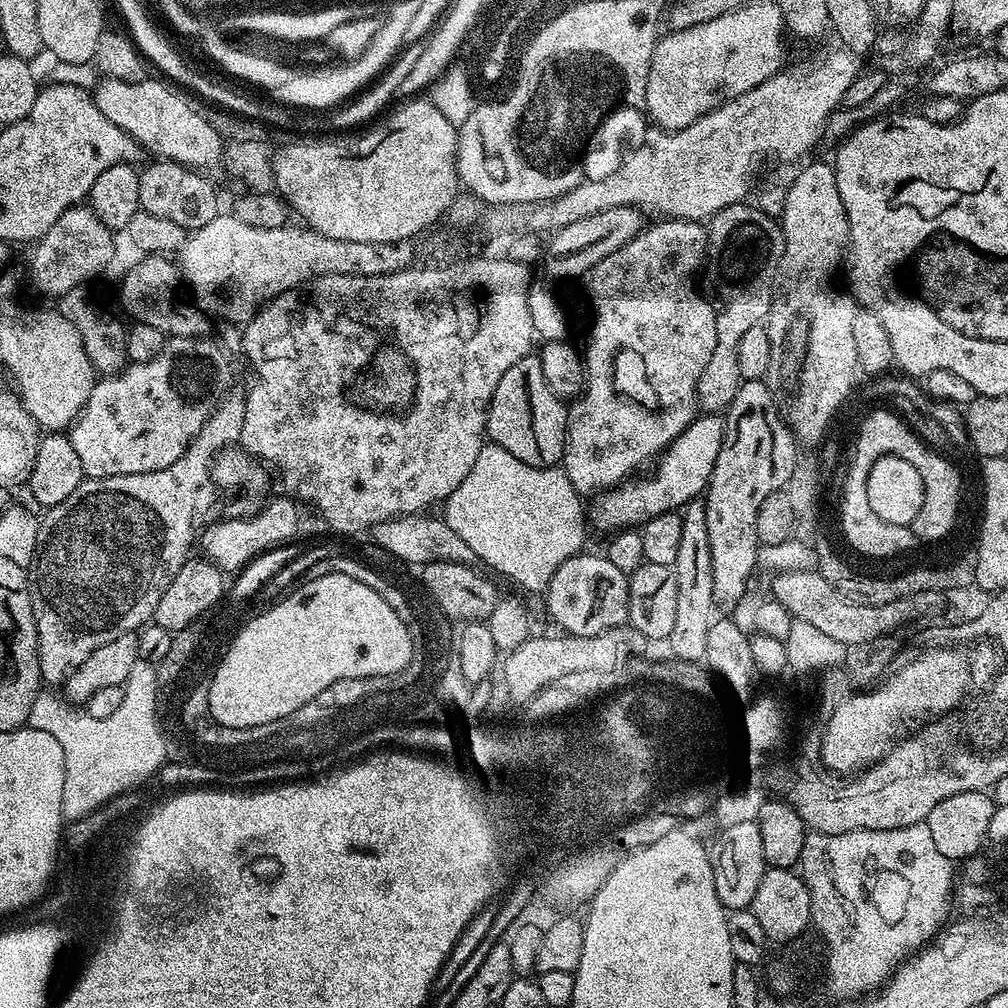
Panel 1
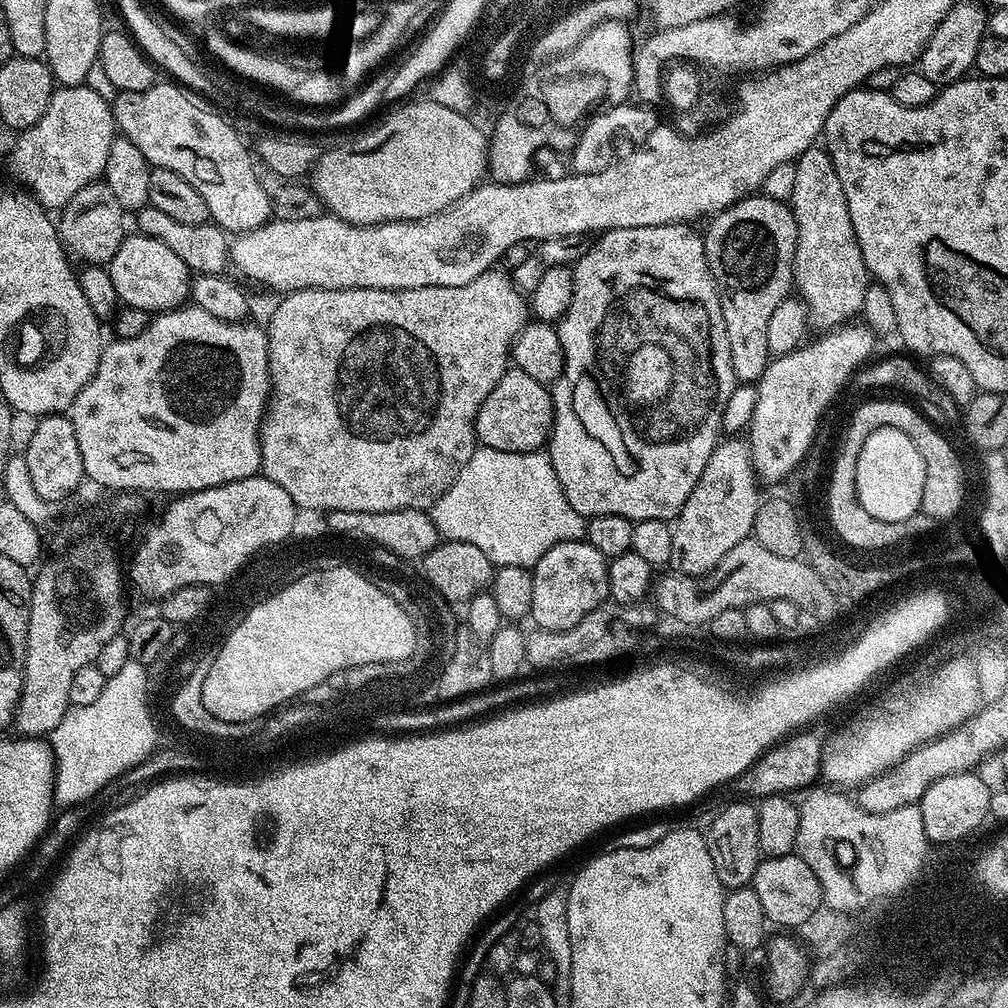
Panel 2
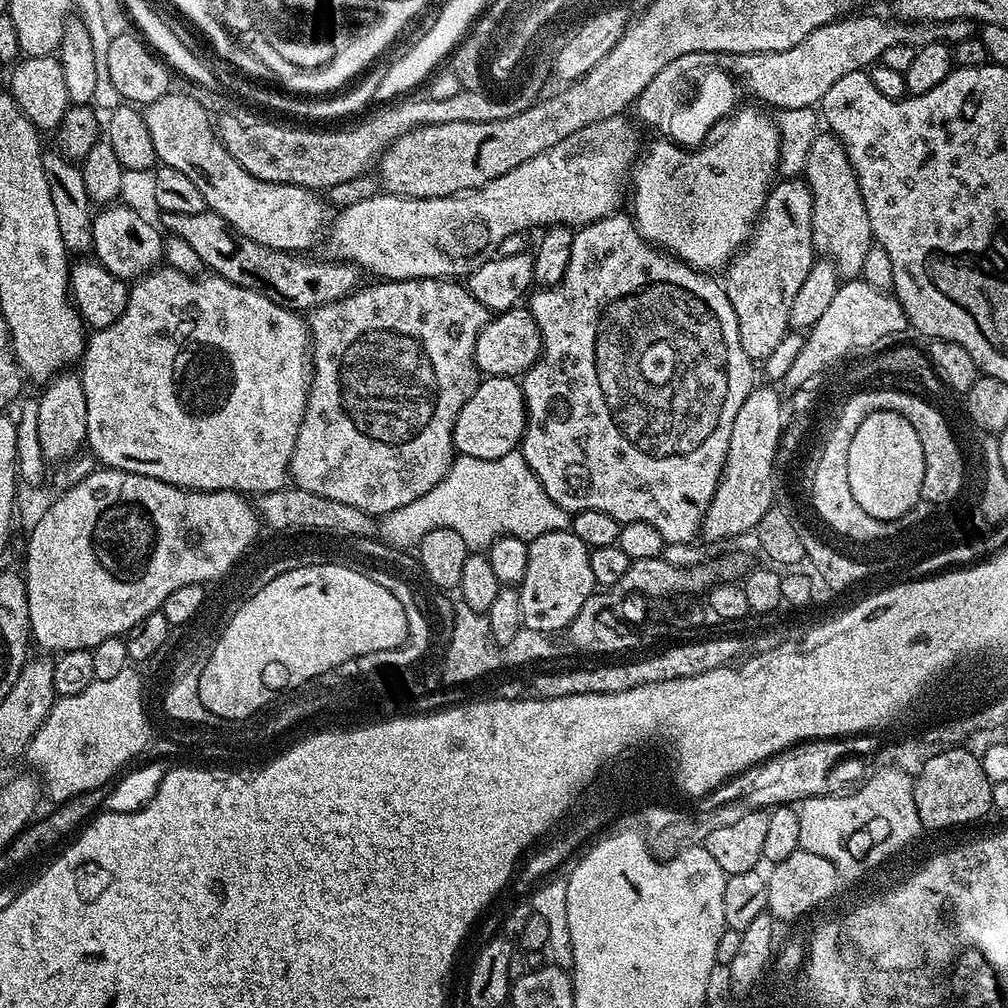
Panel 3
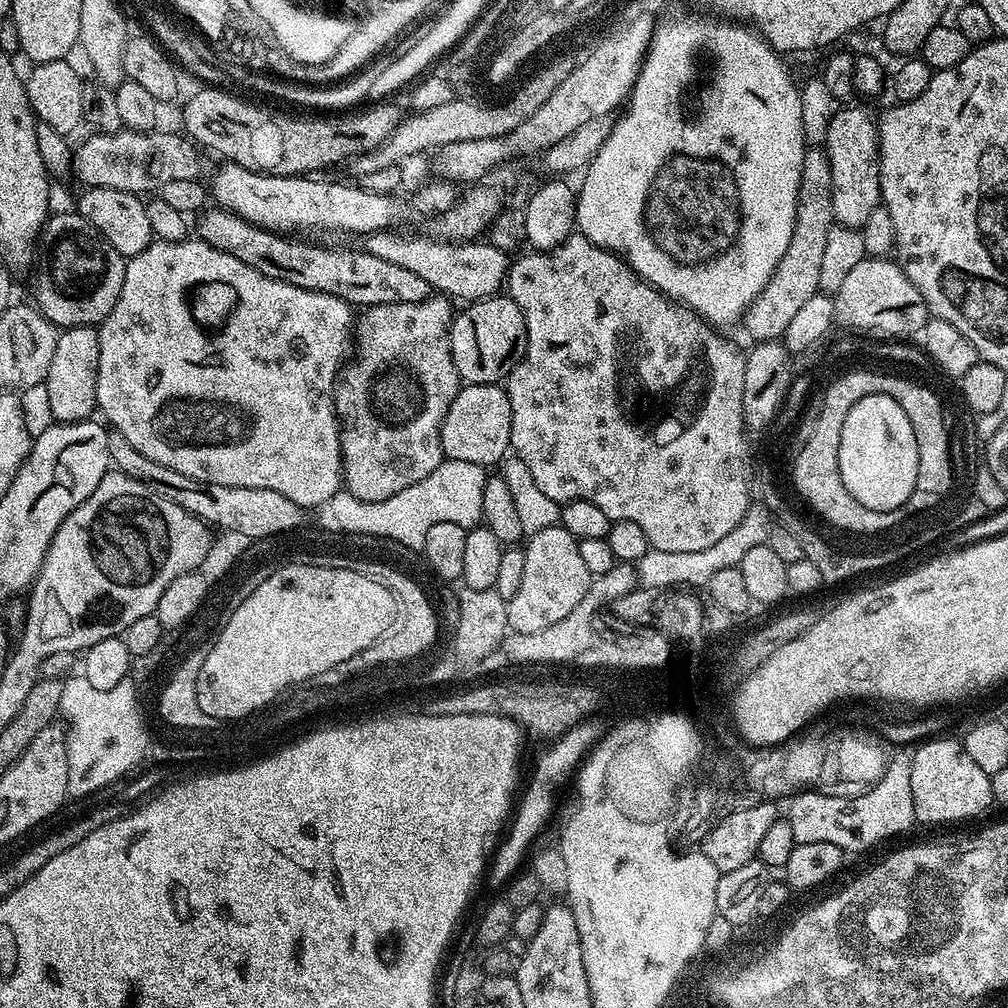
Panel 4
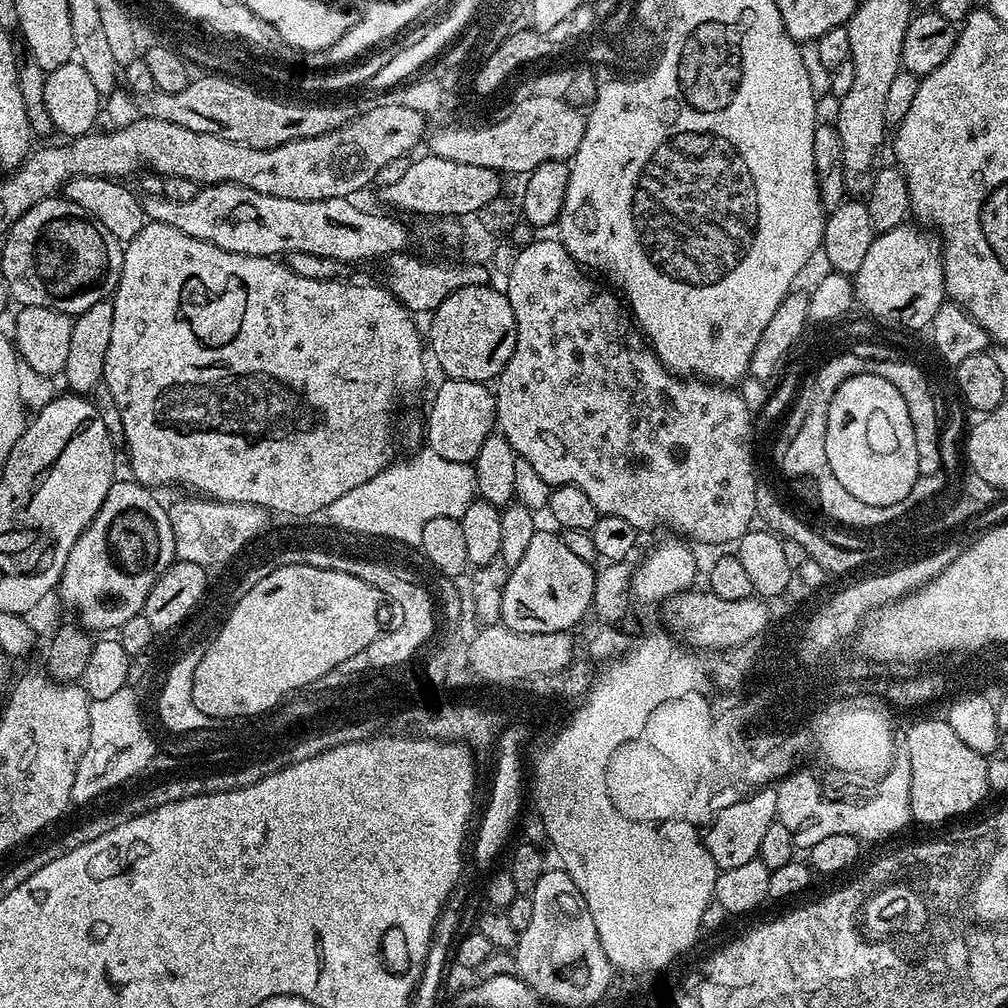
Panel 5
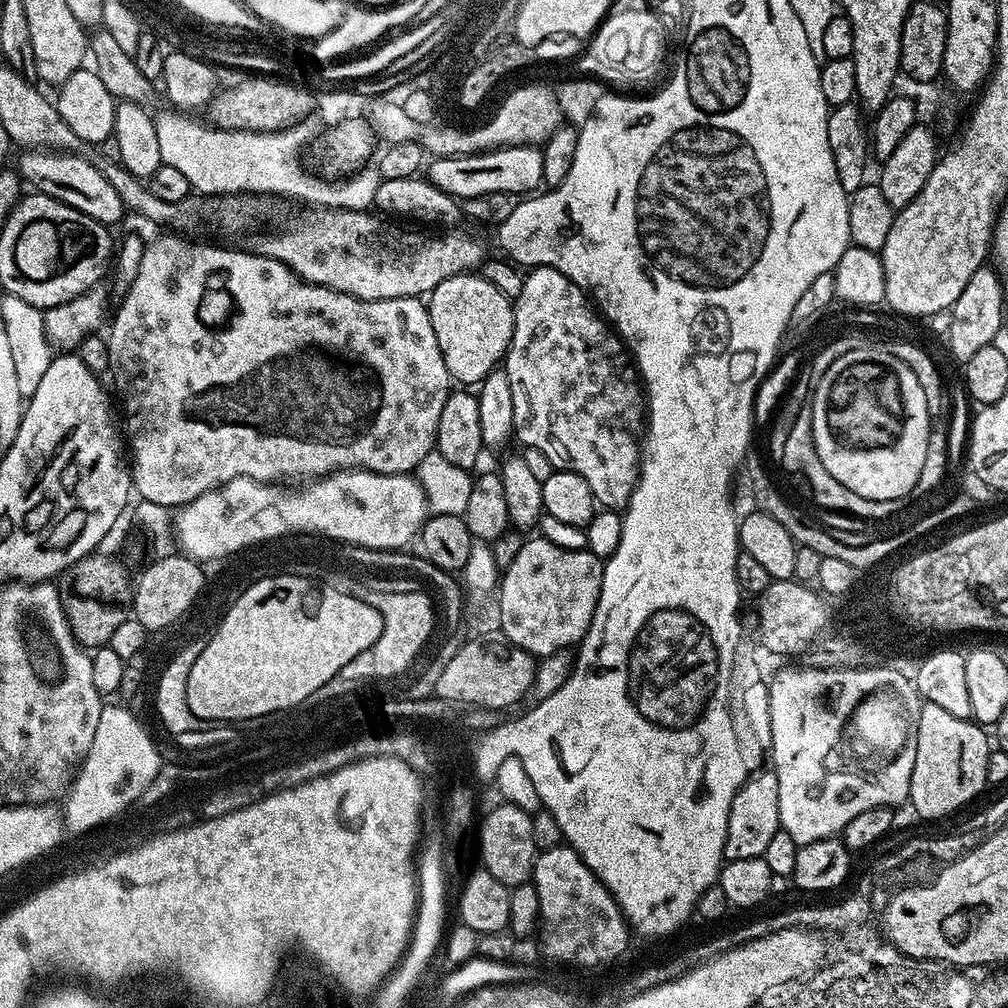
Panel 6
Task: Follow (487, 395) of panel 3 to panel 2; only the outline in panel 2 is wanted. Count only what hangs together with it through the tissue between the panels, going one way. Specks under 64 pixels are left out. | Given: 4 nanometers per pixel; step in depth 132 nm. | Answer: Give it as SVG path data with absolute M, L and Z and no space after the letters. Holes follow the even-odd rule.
M514 366L504 372L498 386L479 408L476 419L477 441L483 447L504 450L506 453L537 451L547 443L552 420L551 391Z

